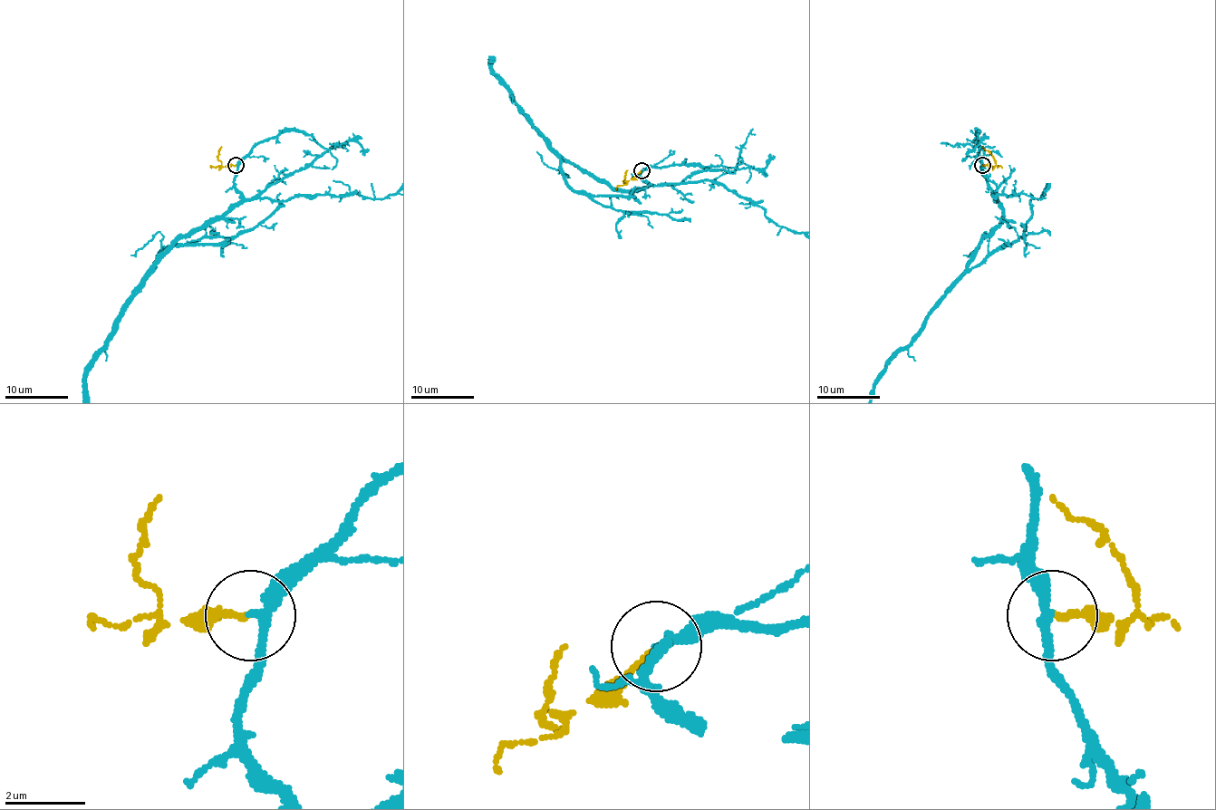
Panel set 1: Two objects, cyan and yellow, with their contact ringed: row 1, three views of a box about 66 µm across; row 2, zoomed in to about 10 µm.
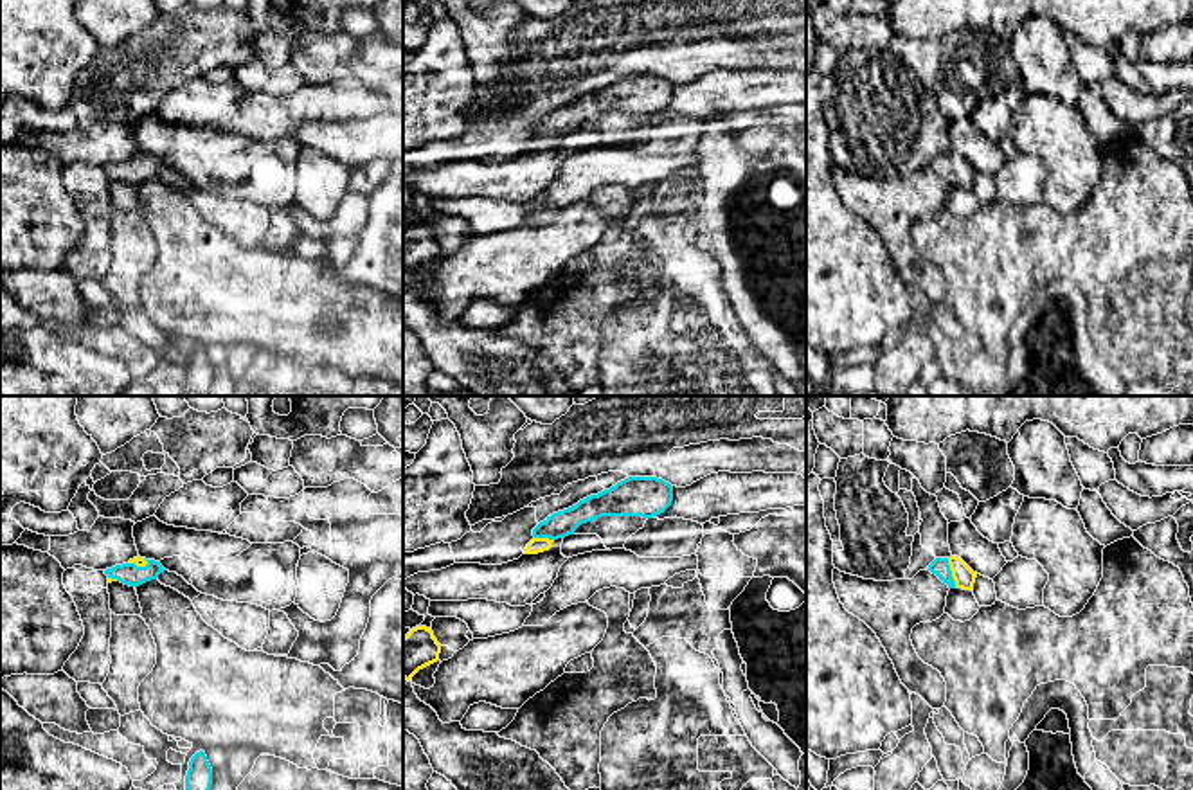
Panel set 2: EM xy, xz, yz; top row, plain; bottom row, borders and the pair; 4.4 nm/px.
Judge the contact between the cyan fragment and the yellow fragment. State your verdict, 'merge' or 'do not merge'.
merge

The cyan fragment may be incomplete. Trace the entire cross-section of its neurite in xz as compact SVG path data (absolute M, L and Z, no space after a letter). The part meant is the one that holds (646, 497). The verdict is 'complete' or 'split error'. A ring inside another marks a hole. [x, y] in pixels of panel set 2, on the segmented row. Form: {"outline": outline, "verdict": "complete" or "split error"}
{"outline": "M628 477L610 489L590 495L576 506L552 513L533 529L533 540L524 554L549 551L552 542L574 534L587 522L601 516L653 518L664 513L673 500L673 486L657 477Z", "verdict": "split error"}

